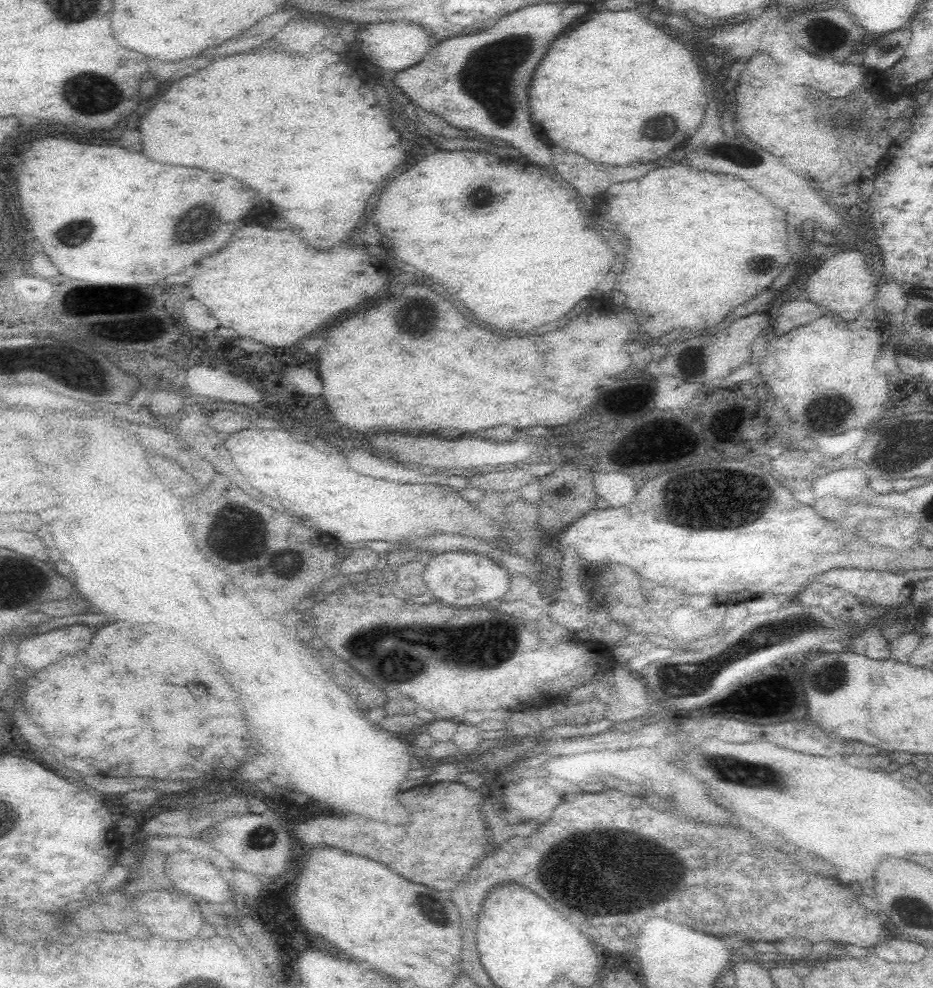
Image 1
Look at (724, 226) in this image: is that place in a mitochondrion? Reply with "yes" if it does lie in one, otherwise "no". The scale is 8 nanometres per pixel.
no

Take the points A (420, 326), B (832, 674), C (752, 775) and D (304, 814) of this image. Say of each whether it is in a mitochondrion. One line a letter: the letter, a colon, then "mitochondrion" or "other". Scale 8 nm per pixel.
A: mitochondrion
B: mitochondrion
C: mitochondrion
D: other

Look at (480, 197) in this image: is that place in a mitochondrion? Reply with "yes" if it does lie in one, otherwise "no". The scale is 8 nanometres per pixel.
yes

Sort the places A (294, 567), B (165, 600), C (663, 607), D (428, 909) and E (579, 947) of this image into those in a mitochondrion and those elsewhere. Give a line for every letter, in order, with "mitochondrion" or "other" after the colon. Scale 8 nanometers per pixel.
A: other
B: other
C: other
D: mitochondrion
E: other

